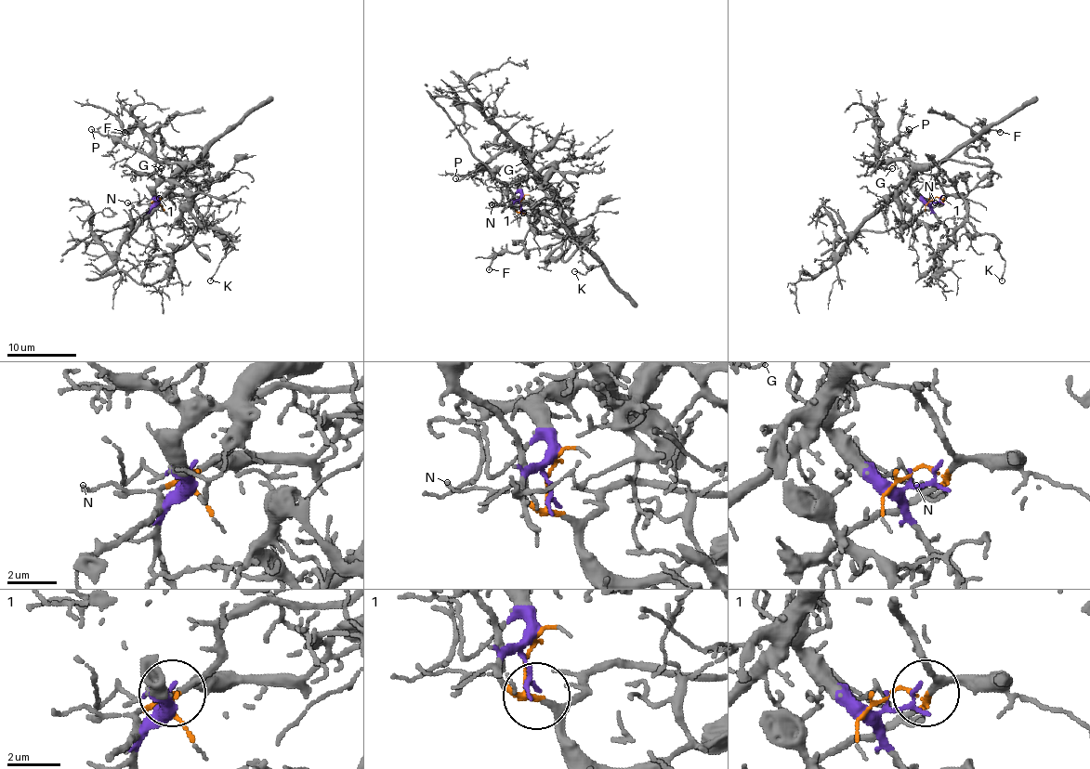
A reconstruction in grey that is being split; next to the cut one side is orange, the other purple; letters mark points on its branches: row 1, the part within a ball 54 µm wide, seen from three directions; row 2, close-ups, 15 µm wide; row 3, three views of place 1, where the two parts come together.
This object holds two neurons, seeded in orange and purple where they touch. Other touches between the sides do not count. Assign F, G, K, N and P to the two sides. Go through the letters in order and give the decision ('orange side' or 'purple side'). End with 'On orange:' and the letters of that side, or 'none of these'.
F: orange side
G: purple side
K: orange side
N: orange side
P: purple side
On orange: F, K, N

